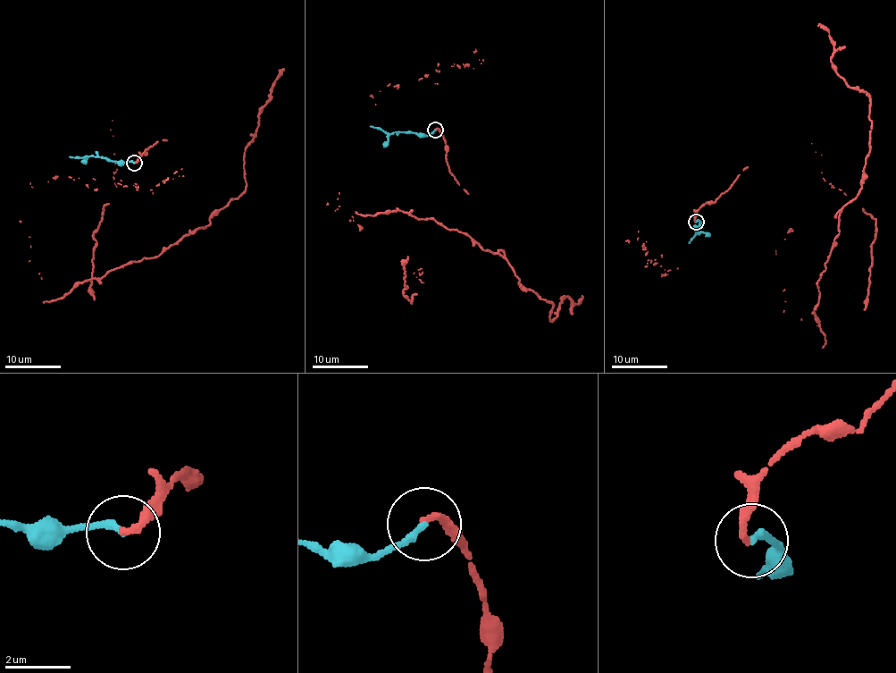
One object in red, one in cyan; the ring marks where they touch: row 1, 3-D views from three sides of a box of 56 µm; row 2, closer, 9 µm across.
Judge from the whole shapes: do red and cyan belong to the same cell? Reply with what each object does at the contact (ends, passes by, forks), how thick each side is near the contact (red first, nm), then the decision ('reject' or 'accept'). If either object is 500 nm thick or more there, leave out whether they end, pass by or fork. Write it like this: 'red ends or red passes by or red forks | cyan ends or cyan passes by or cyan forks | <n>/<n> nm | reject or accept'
red ends | cyan ends | 240/200 nm | accept

